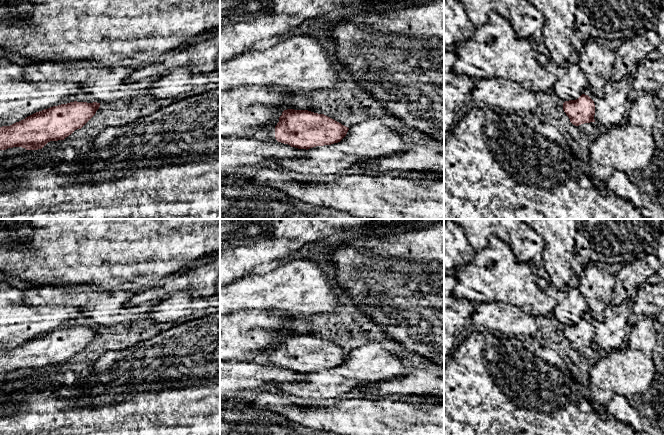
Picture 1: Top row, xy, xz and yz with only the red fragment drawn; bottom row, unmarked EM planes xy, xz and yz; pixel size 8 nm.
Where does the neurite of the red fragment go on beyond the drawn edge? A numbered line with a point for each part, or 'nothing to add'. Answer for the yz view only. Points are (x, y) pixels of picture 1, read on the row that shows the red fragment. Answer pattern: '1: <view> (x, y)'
nothing to add

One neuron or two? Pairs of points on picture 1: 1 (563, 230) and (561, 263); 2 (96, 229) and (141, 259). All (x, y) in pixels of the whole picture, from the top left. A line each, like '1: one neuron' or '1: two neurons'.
1: one neuron
2: one neuron

